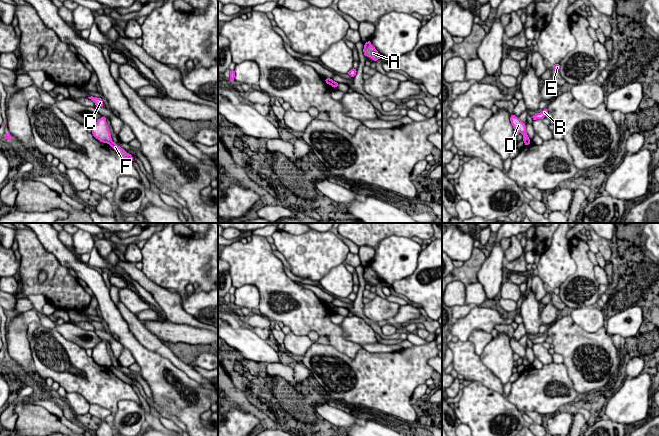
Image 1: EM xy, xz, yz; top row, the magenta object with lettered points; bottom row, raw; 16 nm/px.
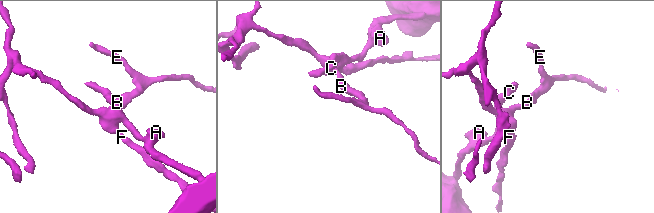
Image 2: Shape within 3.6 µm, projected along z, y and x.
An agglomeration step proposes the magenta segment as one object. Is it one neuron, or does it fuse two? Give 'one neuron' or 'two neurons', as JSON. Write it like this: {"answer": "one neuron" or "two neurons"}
{"answer": "two neurons"}

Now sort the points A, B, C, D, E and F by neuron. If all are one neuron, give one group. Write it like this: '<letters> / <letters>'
A B C D E / F

